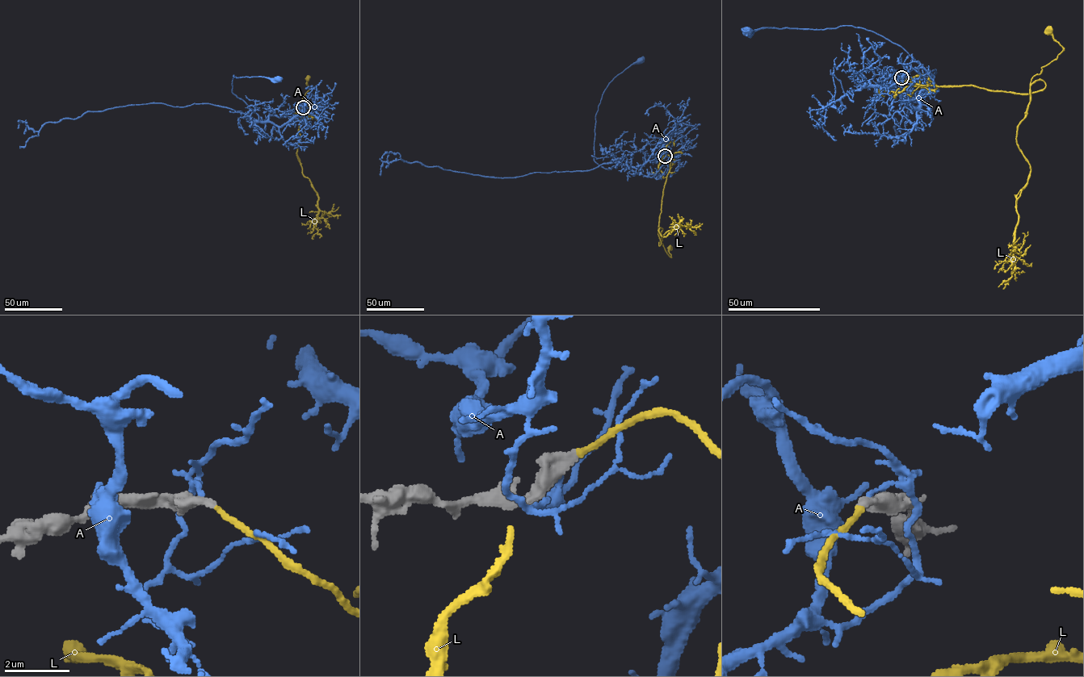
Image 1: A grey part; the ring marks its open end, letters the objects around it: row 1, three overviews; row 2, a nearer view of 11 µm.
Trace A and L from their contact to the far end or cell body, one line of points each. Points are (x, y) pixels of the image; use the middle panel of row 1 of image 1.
A: (664, 156), (660, 149), (638, 167), (619, 160), (610, 169), (594, 160), (595, 116), (602, 93), (639, 60)
L: (665, 156), (668, 154), (670, 159), (658, 236), (659, 246), (661, 236), (661, 242), (670, 257), (670, 248)

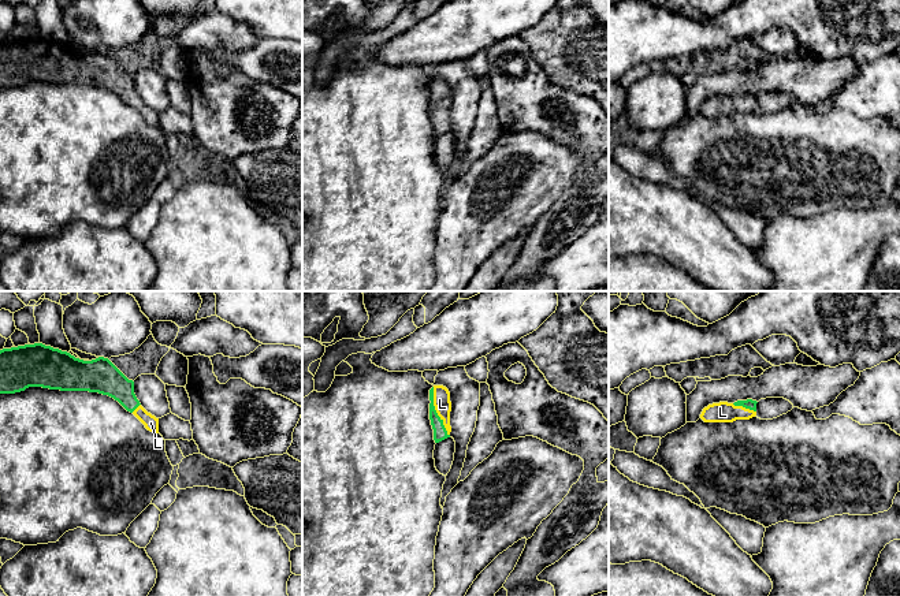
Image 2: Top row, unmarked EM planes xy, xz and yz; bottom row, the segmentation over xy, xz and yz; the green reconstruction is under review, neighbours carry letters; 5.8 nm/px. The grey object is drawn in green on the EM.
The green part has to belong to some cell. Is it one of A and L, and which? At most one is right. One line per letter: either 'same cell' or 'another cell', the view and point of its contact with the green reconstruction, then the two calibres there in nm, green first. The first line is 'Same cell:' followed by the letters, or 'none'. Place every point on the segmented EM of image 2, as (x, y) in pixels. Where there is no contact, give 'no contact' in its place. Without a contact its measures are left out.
Same cell: L
A: another cell; no contact
L: same cell; meets green in xz at (435, 412); 80 nm thick on the green side, 100 nm on the other

